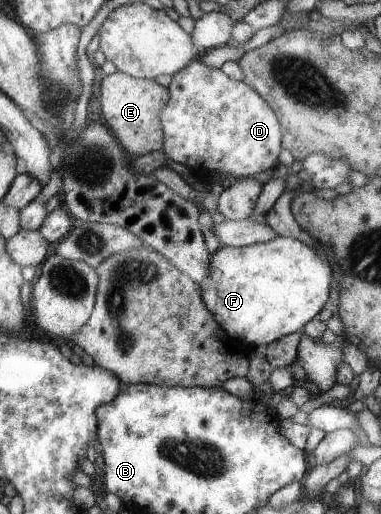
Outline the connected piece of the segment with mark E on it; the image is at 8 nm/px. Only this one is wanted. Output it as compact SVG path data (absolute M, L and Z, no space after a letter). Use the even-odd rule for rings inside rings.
M116 71L101 81L101 111L121 144L134 158L152 152L160 152L165 146L165 133L161 122L161 113L171 100L168 87L158 81L140 79Z

